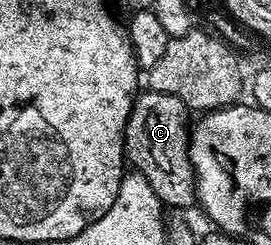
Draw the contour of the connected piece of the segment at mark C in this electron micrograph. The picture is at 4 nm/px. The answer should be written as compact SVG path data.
M146 89L133 100L133 110L125 123L125 156L128 165L151 184L155 196L169 208L194 205L197 180L189 162L190 123L185 123L187 108L175 96Z

